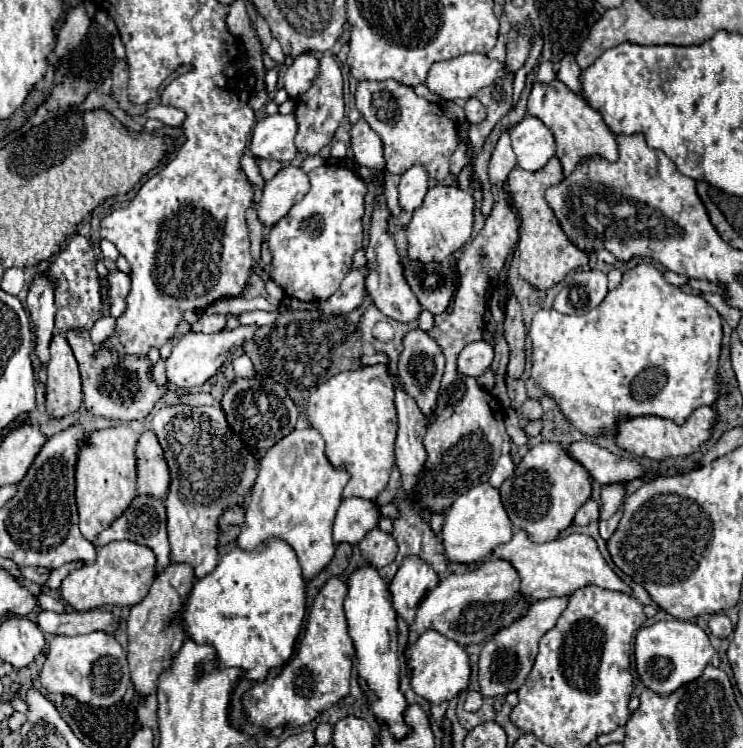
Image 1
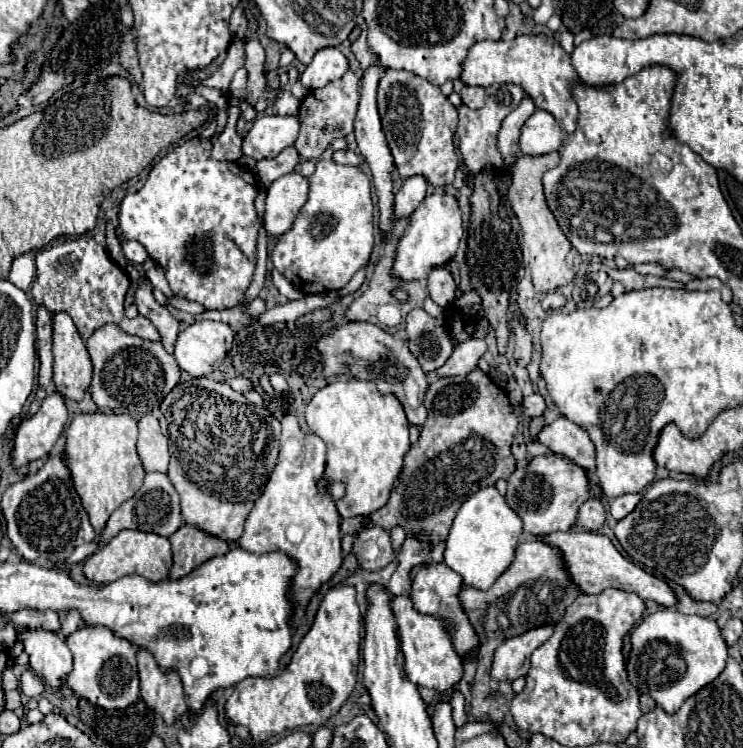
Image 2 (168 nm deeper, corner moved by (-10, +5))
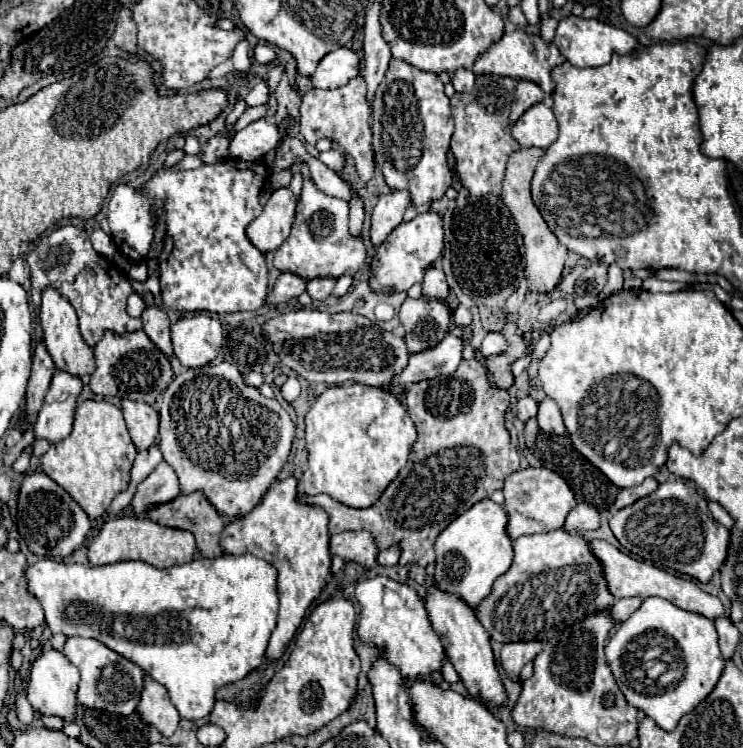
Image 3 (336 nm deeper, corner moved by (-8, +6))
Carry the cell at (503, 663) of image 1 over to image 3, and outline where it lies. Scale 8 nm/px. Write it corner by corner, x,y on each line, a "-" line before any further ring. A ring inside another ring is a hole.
533,640
533,642
519,642
519,644
505,644
501,648
501,666
505,670
505,674
509,676
509,680
519,682
519,672
521,668
535,660
535,656
543,650
543,644

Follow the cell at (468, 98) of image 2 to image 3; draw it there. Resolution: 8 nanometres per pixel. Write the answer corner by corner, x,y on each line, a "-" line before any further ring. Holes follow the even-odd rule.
459,68
457,72
453,72
451,76
451,84
455,88
455,92
469,92
473,88
473,72
467,68

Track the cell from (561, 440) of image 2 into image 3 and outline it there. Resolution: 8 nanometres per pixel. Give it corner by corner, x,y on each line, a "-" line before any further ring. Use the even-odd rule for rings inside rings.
543,398
539,402
539,412
537,412
537,422
539,422
539,428
543,432
549,432
549,434
559,434
559,436
565,436
565,424
563,424
563,418
561,418
561,412
557,408
557,404
551,400
551,398

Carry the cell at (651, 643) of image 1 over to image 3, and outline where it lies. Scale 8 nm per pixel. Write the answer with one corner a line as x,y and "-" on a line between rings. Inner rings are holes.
659,596
645,598
641,606
623,624
617,626
615,634
605,646
605,658
625,700
633,708
643,710
665,732
671,732
681,716
685,716
685,712
691,712
693,708
697,708
697,704
701,704
701,700
705,700
705,696
709,696
725,668
725,660
717,644
715,622
705,618
703,614
677,608
675,604

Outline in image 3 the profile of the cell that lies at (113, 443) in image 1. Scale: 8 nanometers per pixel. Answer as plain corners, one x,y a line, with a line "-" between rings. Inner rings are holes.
85,400
77,406
73,432
65,440
51,444
39,458
39,464
49,478
71,494
91,520
97,520
105,514
111,500
127,488
135,454
123,412
107,400

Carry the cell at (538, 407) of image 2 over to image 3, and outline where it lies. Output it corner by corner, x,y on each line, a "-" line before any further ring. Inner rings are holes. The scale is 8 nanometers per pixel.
523,396
523,398
517,400
517,404
515,404
515,418
519,418
521,422
527,422
535,414
537,414
537,402
531,396

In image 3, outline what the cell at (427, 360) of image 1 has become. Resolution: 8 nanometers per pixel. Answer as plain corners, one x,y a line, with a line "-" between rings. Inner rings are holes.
407,298
399,308
399,320
407,332
409,352
421,352
443,340
449,330
451,312
439,300

